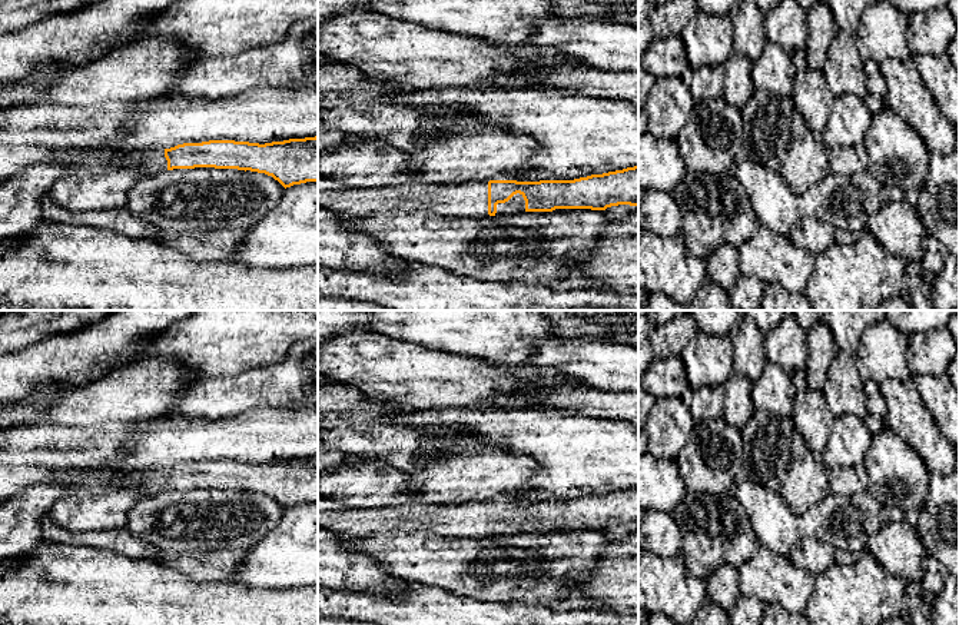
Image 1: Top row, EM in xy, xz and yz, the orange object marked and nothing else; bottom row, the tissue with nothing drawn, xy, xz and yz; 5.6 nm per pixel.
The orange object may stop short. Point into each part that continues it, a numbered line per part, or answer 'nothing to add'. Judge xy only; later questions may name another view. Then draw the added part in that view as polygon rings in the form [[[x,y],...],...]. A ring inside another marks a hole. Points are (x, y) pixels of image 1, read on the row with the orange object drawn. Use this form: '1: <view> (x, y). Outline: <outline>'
1: xy (93, 160). Outline: [[[84,149],[74,153],[46,153],[49,157],[62,159],[73,164],[80,164],[84,172],[97,174],[116,166],[142,167],[147,173],[167,170],[165,149],[149,149],[142,152],[117,153],[99,149]]]

